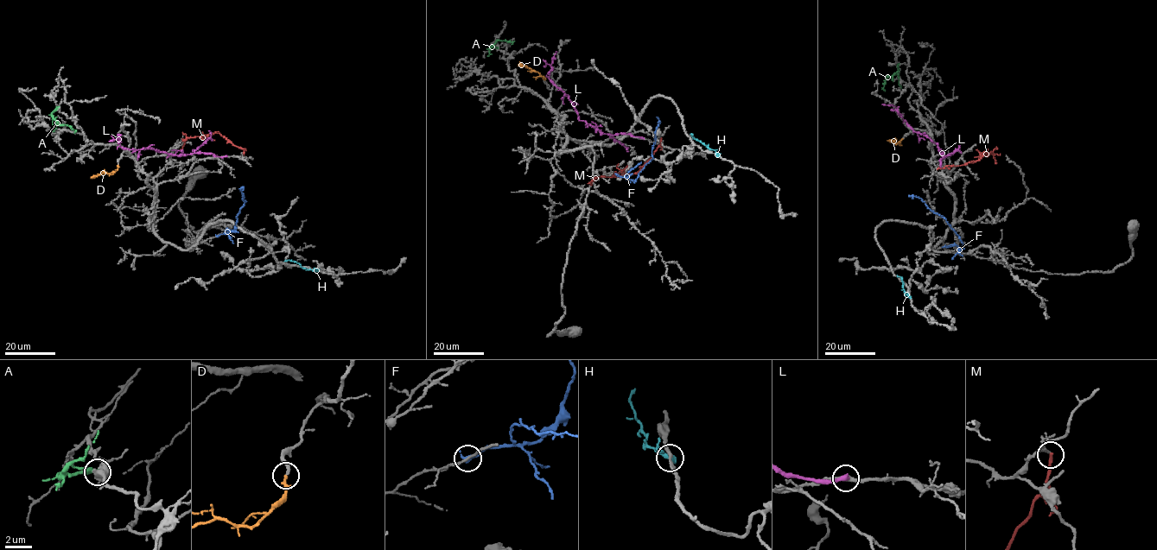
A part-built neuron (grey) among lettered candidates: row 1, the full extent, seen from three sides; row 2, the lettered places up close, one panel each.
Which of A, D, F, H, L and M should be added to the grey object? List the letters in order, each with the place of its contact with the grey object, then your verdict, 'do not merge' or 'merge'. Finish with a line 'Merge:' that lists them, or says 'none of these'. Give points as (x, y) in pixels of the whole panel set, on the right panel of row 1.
A: contact (898, 64); do not merge
D: contact (903, 138); merge
F: contact (957, 249); do not merge
H: contact (910, 297); do not merge
L: contact (940, 167); do not merge
M: contact (937, 168); do not merge
Merge: D

